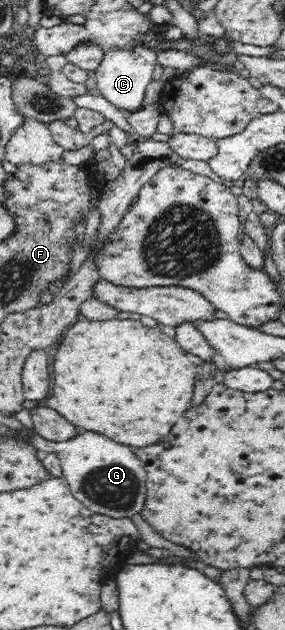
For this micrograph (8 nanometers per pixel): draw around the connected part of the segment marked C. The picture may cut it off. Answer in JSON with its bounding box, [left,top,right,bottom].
[95,46,157,112]

